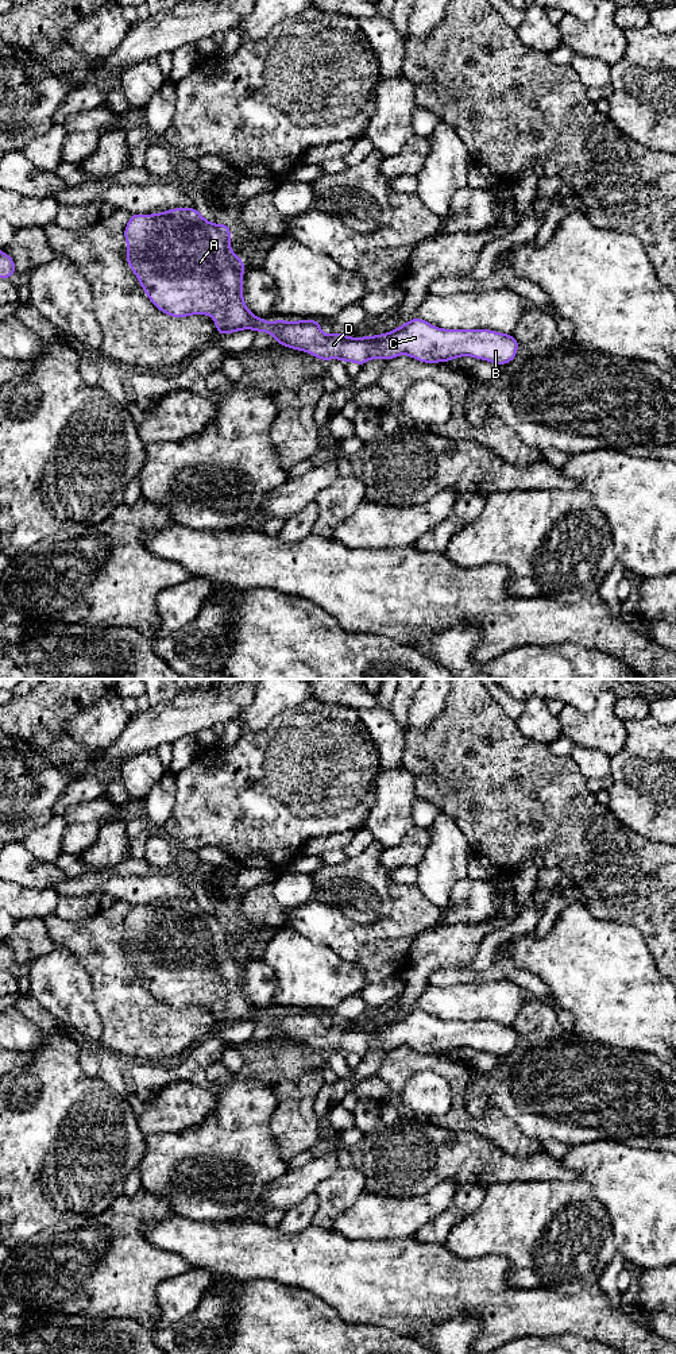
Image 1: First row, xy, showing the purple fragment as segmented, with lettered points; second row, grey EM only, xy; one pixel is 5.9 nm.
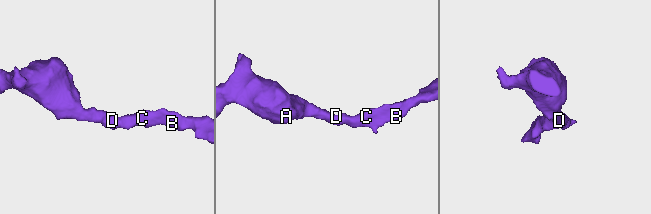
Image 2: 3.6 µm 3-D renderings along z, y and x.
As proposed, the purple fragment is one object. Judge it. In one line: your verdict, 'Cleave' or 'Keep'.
Keep

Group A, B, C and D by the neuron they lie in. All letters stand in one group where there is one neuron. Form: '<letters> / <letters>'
A B C D

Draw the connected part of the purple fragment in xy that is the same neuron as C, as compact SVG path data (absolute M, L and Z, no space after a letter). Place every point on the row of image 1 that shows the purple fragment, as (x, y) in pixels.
M175 208L162 213L131 215L124 228L127 242L127 262L138 277L147 297L161 312L171 317L208 315L215 320L220 335L243 329L267 332L279 346L305 351L322 359L355 362L359 366L374 358L391 360L398 355L409 355L424 363L449 362L460 356L472 356L495 363L511 362L518 350L518 340L509 333L490 329L444 329L416 317L391 332L349 337L339 332L325 335L317 320L291 321L275 319L270 325L267 319L252 315L243 300L244 262L233 254L229 244L228 224L213 224L205 220L196 208Z

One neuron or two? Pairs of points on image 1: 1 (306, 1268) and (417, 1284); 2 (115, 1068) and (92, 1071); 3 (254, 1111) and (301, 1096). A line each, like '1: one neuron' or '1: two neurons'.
1: one neuron
2: two neurons
3: two neurons

